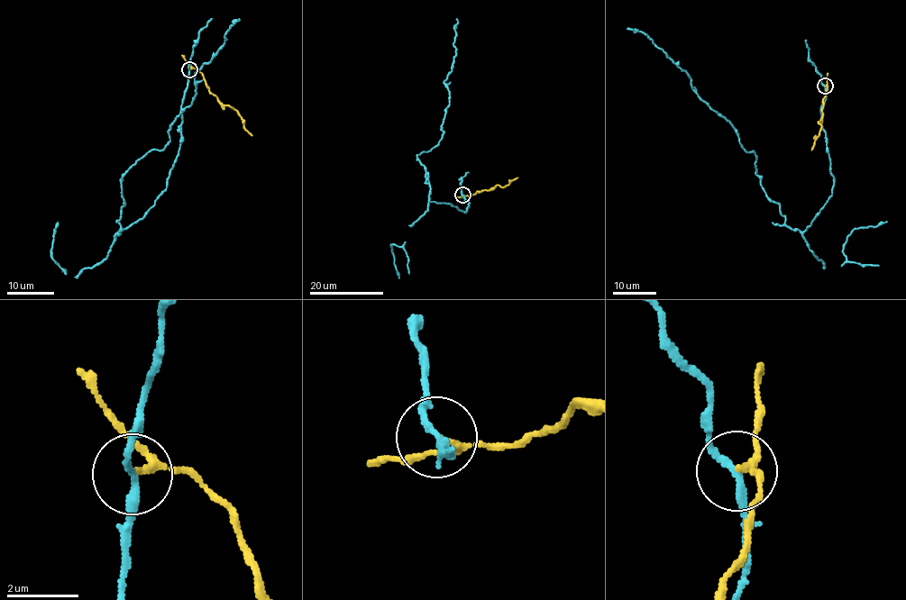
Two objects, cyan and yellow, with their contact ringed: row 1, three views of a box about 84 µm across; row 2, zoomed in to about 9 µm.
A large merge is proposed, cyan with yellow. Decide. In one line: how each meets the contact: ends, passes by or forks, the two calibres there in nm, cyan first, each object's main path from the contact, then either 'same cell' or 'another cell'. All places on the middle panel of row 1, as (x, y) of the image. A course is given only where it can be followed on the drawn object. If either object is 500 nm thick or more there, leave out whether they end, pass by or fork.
cyan passes by | yellow passes by | 200/140 nm | cyan via (462, 195), (466, 213), (430, 202), (416, 157), (443, 131), (456, 19) | yellow via (462, 195), (471, 195), (497, 186), (503, 187), (517, 177) | another cell

